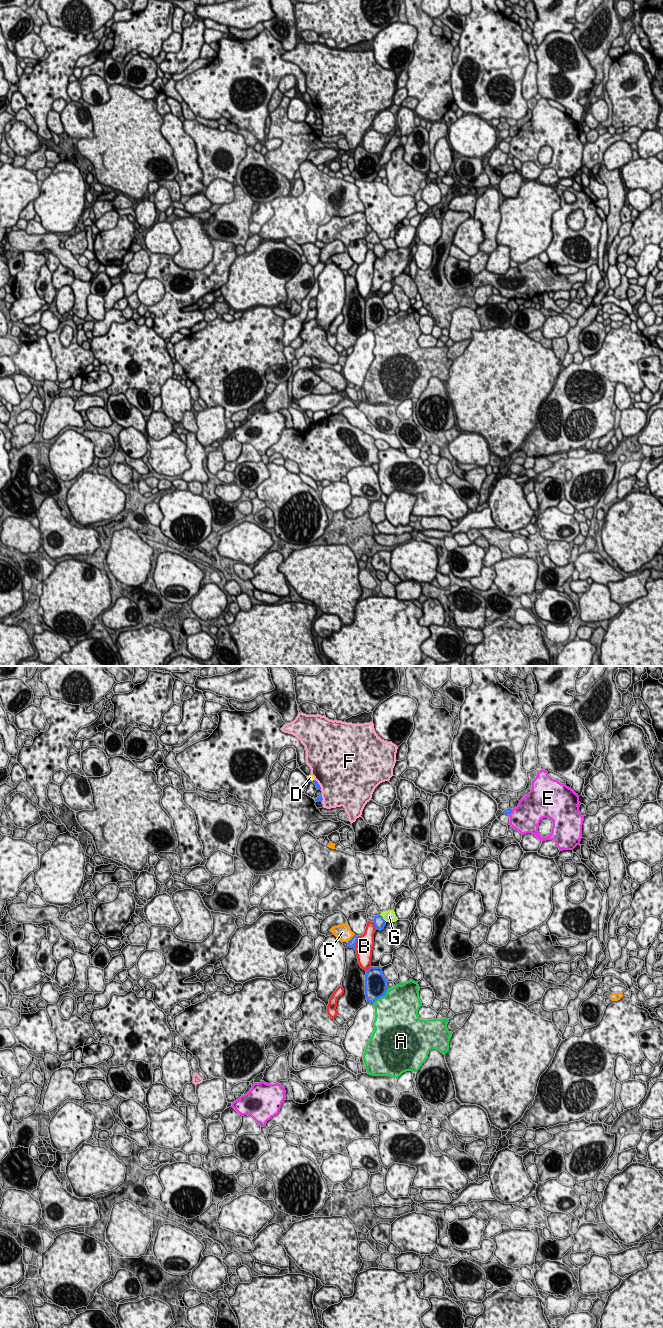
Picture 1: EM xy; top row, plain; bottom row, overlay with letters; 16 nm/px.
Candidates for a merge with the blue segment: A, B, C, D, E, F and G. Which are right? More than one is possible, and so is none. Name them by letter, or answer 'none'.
D

